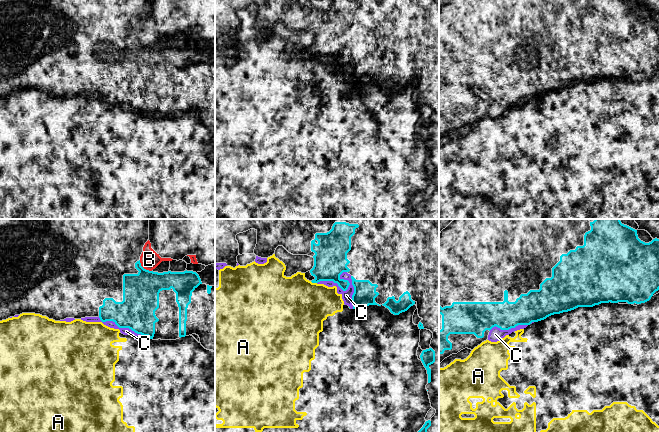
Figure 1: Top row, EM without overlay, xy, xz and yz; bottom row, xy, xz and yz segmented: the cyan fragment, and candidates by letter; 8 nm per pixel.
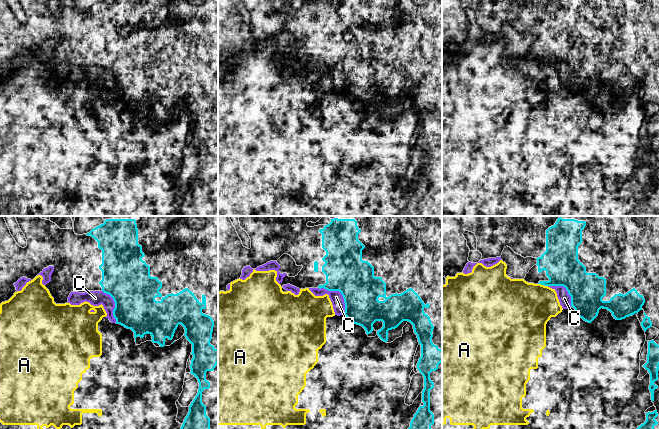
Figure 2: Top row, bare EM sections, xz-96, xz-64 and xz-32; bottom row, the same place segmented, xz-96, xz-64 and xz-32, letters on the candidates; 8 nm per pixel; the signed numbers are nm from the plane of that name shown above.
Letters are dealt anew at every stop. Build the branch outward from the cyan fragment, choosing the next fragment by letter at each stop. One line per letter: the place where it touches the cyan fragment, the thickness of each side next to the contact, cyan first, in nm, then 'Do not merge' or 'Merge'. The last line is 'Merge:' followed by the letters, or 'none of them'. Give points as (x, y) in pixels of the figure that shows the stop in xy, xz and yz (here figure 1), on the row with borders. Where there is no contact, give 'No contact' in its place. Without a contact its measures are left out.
A: Touches cyan at xz (313, 282). Thickness 280 nm (cyan) against 480 nm. Do not merge
B: Touches cyan at xy (143, 268). Thickness 280 nm (cyan) against 160 nm. Do not merge
C: Touches cyan at xz (347, 288). Thickness 260 nm (cyan) against 80 nm. Do not merge
Merge: none of them

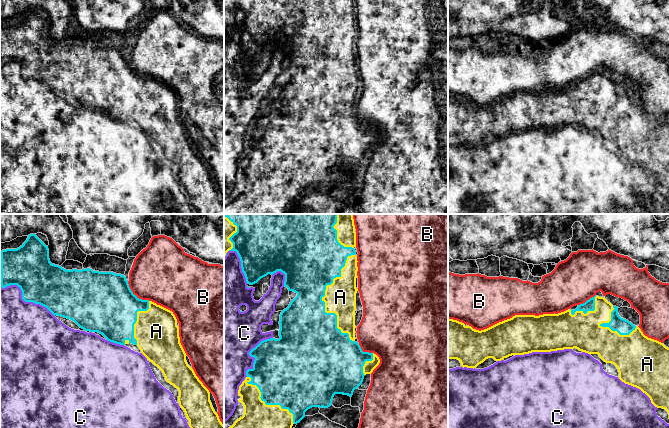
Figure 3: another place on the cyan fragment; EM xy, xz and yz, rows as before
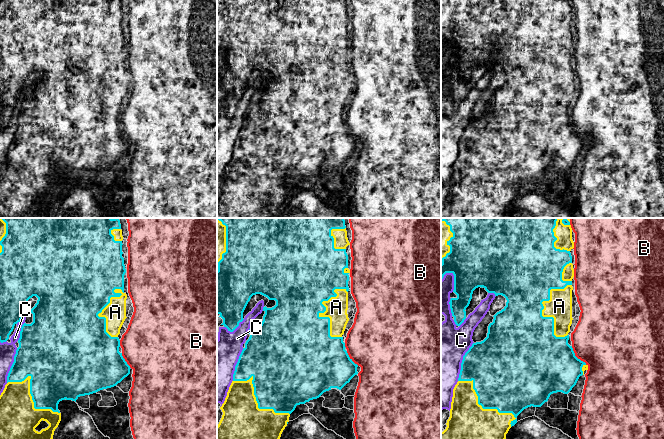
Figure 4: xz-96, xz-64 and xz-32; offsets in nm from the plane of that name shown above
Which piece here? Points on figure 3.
A: Touches cyan at xz (321, 298). Thickness 400 nm (cyan) against 260 nm. Do not merge
B: Touches cyan at xy (135, 295). Thickness 460 nm (cyan) against 440 nm. Merge
C: Touches cyan at xy (24, 300). Thickness 360 nm (cyan) against 500 nm. Do not merge
Merge: B

